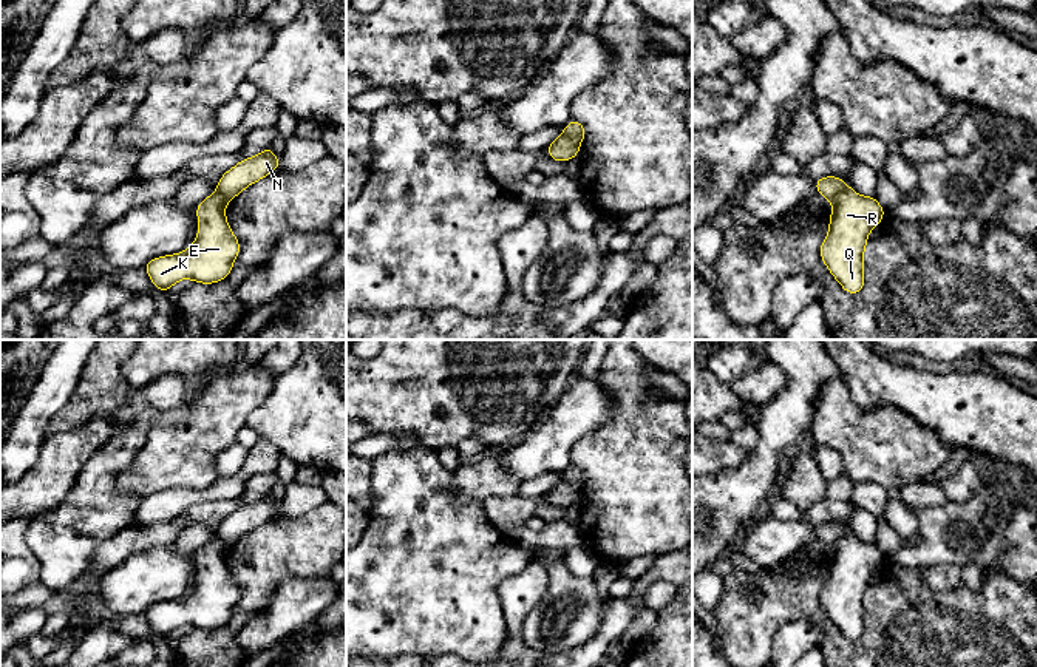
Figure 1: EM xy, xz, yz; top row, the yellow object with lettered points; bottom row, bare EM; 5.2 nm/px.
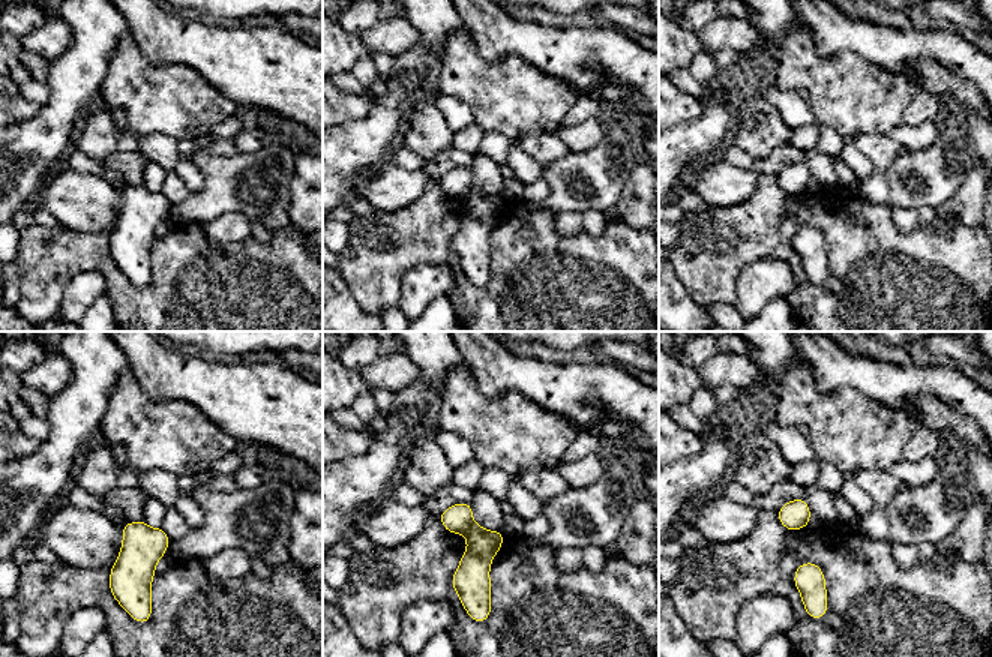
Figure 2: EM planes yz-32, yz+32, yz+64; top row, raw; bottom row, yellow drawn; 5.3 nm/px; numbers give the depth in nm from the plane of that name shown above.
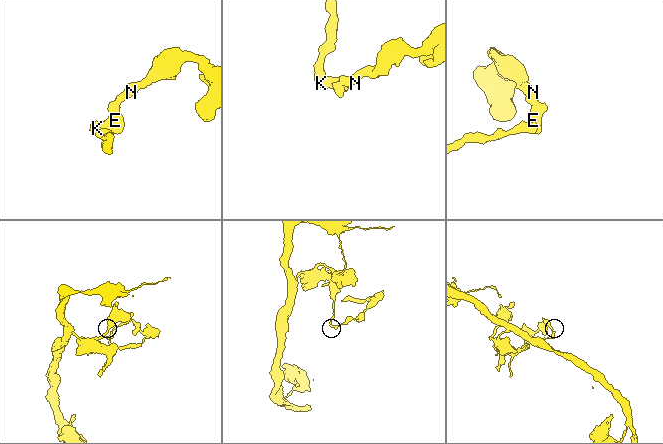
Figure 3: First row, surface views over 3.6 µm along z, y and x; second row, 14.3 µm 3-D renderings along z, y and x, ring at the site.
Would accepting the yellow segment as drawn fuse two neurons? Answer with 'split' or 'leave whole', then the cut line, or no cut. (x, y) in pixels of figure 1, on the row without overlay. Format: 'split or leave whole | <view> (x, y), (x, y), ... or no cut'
split | xz (563, 479), (578, 491)

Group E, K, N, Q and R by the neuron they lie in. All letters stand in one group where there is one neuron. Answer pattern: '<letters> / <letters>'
E K Q R / N

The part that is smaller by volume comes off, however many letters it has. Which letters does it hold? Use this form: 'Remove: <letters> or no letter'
Remove: N

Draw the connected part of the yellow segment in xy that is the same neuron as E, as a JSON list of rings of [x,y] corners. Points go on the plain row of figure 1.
[[[218,537],[196,551],[199,568],[196,585],[181,599],[153,604],[142,613],[153,631],[161,638],[181,625],[213,630],[232,619],[233,607],[240,601],[240,587],[226,565],[227,545]]]

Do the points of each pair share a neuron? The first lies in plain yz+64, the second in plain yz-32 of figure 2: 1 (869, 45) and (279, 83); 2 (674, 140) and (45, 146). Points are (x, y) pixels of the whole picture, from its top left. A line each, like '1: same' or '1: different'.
1: same
2: same

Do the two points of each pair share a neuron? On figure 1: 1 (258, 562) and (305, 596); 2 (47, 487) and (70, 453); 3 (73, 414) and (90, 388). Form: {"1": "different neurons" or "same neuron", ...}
{"1": "different neurons", "2": "same neuron", "3": "same neuron"}

